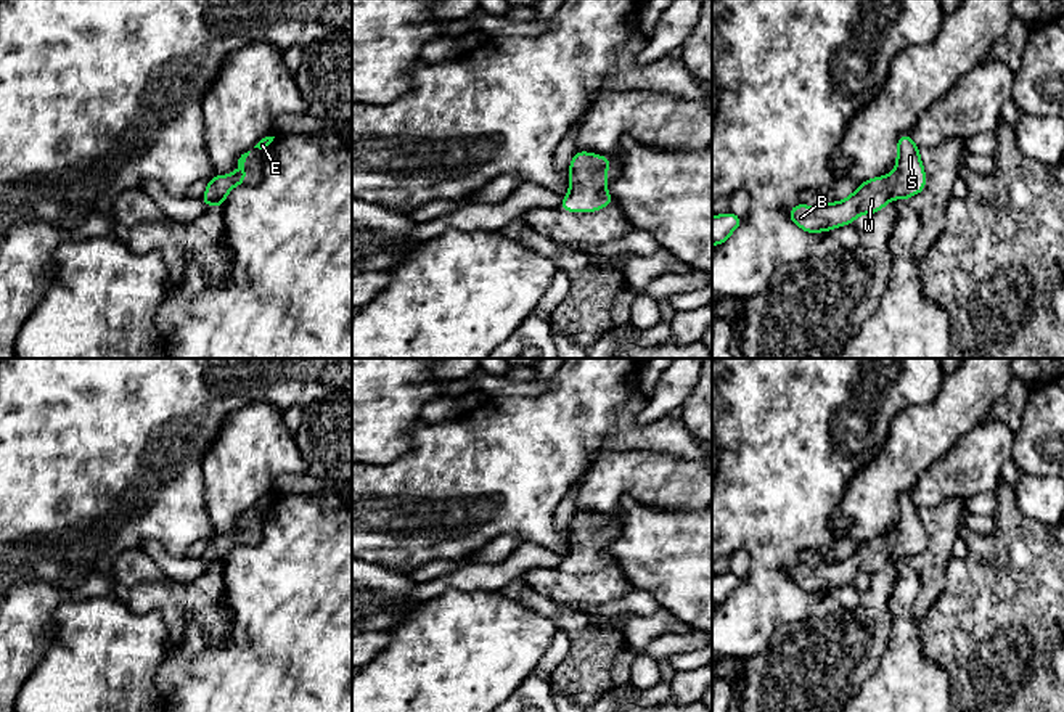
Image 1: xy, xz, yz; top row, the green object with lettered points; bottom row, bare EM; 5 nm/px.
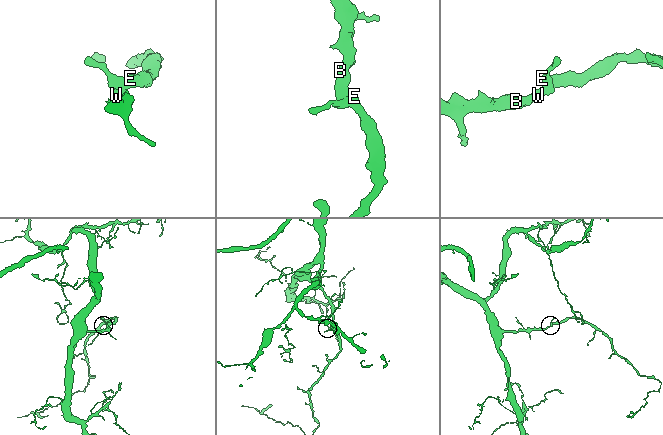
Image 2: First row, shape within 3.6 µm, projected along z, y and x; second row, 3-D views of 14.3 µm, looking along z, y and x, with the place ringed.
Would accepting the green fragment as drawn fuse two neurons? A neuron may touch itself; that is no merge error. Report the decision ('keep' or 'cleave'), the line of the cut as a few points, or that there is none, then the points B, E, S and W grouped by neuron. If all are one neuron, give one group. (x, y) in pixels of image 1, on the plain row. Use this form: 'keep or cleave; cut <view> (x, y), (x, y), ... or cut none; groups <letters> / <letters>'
keep; cut none; groups B E S W

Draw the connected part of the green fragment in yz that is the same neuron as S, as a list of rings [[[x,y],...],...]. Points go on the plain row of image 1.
[[[910,493],[897,498],[897,529],[886,537],[865,540],[847,559],[826,563],[816,567],[797,564],[788,577],[805,593],[829,591],[836,587],[853,583],[860,574],[874,574],[890,559],[910,559],[926,550],[926,532],[919,508]]]

